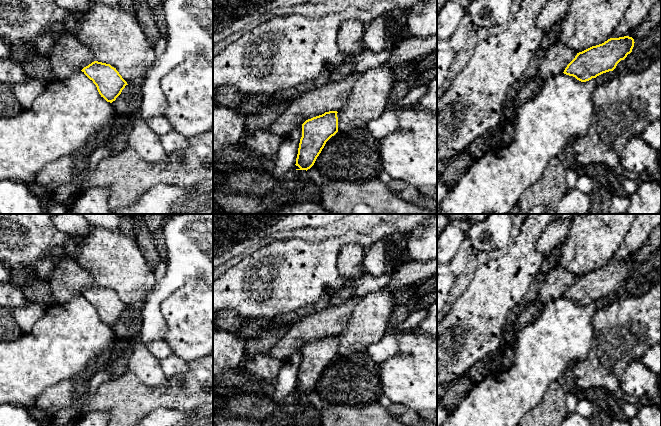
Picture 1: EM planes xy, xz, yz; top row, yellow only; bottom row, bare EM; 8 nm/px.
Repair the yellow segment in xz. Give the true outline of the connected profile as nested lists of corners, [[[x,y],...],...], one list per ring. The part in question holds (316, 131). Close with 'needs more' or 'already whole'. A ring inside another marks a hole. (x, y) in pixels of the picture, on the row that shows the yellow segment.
[[[337,111],[325,112],[302,124],[302,137],[295,164],[299,168],[296,170],[310,169],[326,142],[338,132],[337,113]]]; already whole

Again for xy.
[[[94,61],[81,70],[93,83],[101,97],[112,103],[121,94],[127,82],[110,64]]]; already whole

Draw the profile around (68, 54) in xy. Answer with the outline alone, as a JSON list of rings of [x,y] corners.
[[[65,30],[61,31],[51,52],[48,54],[48,59],[51,64],[52,73],[56,79],[68,78],[73,72],[80,71],[95,61],[91,50],[82,44],[74,34]]]

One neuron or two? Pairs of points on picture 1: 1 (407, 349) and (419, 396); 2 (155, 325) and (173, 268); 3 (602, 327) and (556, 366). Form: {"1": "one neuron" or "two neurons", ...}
{"1": "one neuron", "2": "one neuron", "3": "two neurons"}

